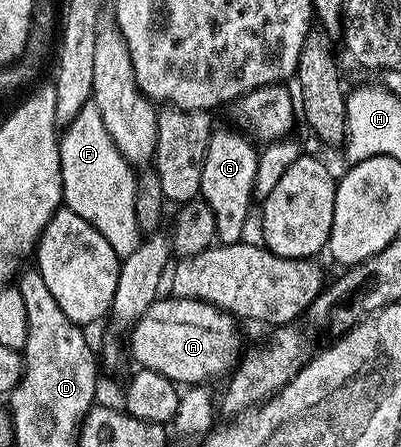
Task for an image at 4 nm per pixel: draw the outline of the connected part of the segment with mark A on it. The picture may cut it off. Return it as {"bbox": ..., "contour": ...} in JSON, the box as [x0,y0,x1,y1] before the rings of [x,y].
{"bbox":[129,296,244,387],"contour":[[[164,296],[154,301],[129,330],[136,366],[157,371],[183,387],[203,385],[210,377],[226,378],[244,352],[240,322],[232,314],[192,297]]]}

